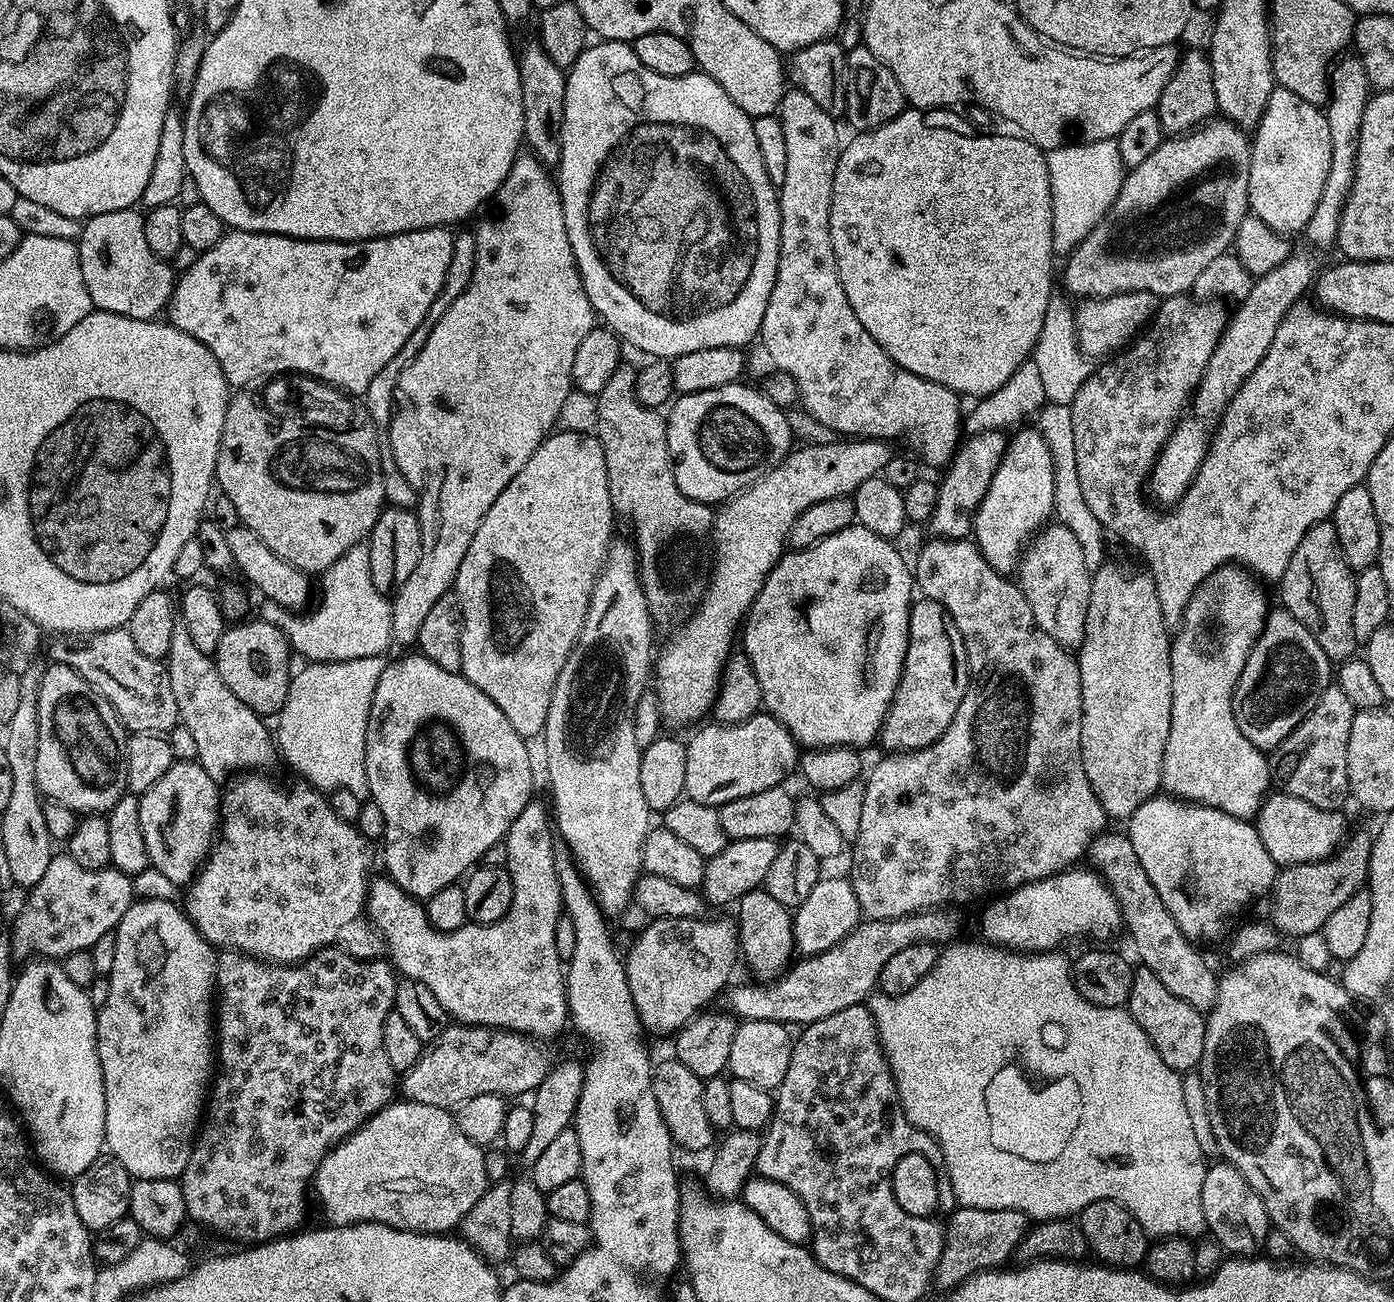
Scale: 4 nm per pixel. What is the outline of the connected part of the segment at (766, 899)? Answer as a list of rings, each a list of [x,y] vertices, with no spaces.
[[[763,887],[750,890],[735,905],[734,923],[738,929],[738,952],[757,972],[759,979],[772,982],[784,975],[793,963],[796,939],[792,929],[793,913],[782,902],[776,901]]]

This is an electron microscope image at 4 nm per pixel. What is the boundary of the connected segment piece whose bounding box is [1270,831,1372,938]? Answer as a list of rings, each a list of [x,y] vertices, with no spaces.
[[[1354,832],[1345,839],[1339,850],[1333,852],[1331,856],[1327,856],[1326,859],[1306,862],[1305,864],[1289,864],[1277,871],[1276,883],[1270,891],[1270,899],[1272,898],[1270,923],[1281,937],[1299,938],[1321,931],[1326,918],[1330,918],[1330,914],[1334,914],[1334,910],[1338,910],[1338,906],[1342,906],[1342,902],[1354,898],[1354,894],[1367,885],[1370,854],[1372,853],[1372,836],[1369,833]]]

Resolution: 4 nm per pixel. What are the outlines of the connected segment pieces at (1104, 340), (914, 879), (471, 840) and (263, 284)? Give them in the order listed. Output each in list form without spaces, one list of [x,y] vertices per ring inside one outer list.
[[[1120,292],[1116,296],[1085,299],[1081,303],[1084,305],[1075,309],[1076,336],[1081,351],[1089,358],[1119,353],[1152,323],[1160,302],[1161,297],[1149,292]]]
[[[932,538],[932,541],[917,554],[916,564],[914,560],[914,584],[918,589],[919,595],[929,600],[937,600],[937,602],[948,611],[950,618],[954,618],[954,626],[958,626],[958,630],[962,634],[964,645],[966,646],[966,654],[968,655],[968,689],[962,698],[962,702],[958,706],[958,714],[954,714],[954,722],[950,722],[950,726],[944,731],[942,738],[938,738],[930,746],[920,748],[916,752],[901,752],[899,754],[885,755],[885,760],[878,761],[873,768],[871,765],[870,771],[867,773],[866,783],[864,784],[866,802],[862,802],[862,823],[858,826],[858,834],[856,835],[854,843],[851,845],[851,848],[853,848],[852,873],[850,873],[850,879],[852,881],[854,894],[858,898],[860,911],[869,920],[897,920],[903,916],[912,916],[916,912],[940,910],[945,906],[960,906],[956,904],[964,904],[967,900],[976,900],[979,896],[986,895],[987,892],[996,892],[992,894],[1000,894],[1005,890],[1020,888],[1024,884],[1029,884],[1035,880],[1044,880],[1048,876],[1057,876],[1058,873],[1073,867],[1073,865],[1079,861],[1076,859],[1078,859],[1079,856],[1083,857],[1085,853],[1087,853],[1089,844],[1109,827],[1110,817],[1104,813],[1102,802],[1098,802],[1098,794],[1094,794],[1094,790],[1090,786],[1090,778],[1086,778],[1086,770],[1084,769],[1084,763],[1082,762],[1082,678],[1080,677],[1080,665],[1077,657],[1073,655],[1069,649],[1062,647],[1058,642],[1054,642],[1054,638],[1050,638],[1050,634],[1046,634],[1038,625],[1036,625],[1034,622],[1034,614],[1030,610],[1030,606],[1024,597],[1024,591],[1020,589],[1019,583],[1012,581],[1011,584],[1008,580],[1011,579],[1009,579],[1005,573],[994,570],[994,566],[990,566],[990,562],[986,562],[986,558],[981,554],[979,548],[977,548],[975,543],[968,538],[962,540]]]
[[[422,654],[416,656],[404,656],[401,660],[388,660],[386,670],[382,670],[382,678],[378,678],[378,686],[374,690],[374,702],[370,706],[370,718],[366,726],[366,750],[364,761],[366,762],[366,782],[368,783],[368,796],[382,810],[382,818],[386,818],[386,830],[382,847],[384,847],[384,868],[387,879],[392,880],[406,894],[410,894],[415,900],[426,902],[438,890],[457,883],[469,870],[477,867],[480,860],[496,843],[503,841],[508,835],[510,826],[518,814],[528,805],[532,792],[532,756],[528,753],[525,737],[519,736],[510,726],[506,714],[478,690],[460,672],[447,672],[442,666],[434,666]]]
[[[444,226],[438,228],[419,228],[416,232],[400,232],[396,236],[380,236],[376,240],[353,240],[351,242],[347,240],[296,240],[292,236],[279,236],[273,232],[242,232],[239,230],[228,230],[225,231],[222,239],[214,246],[210,246],[205,252],[199,253],[196,260],[189,268],[183,269],[182,275],[177,279],[176,288],[172,291],[172,299],[166,309],[166,316],[175,328],[182,330],[186,334],[190,334],[194,338],[198,338],[198,342],[202,342],[206,345],[210,350],[210,354],[214,354],[218,366],[222,366],[222,374],[228,379],[229,385],[231,385],[233,389],[244,390],[252,386],[248,384],[254,383],[253,385],[255,385],[265,378],[276,378],[285,372],[295,372],[306,376],[317,376],[323,383],[342,392],[362,394],[366,390],[366,386],[370,386],[370,382],[374,379],[374,374],[378,374],[378,370],[382,370],[382,366],[386,366],[386,362],[390,362],[390,358],[394,358],[394,354],[398,354],[398,350],[402,350],[403,344],[410,339],[410,334],[414,334],[414,330],[418,330],[418,325],[422,323],[422,318],[426,318],[426,310],[430,310],[430,302],[434,302],[434,298],[438,298],[438,290],[442,290],[442,282],[446,282],[446,270],[450,267],[452,238],[453,233]]]

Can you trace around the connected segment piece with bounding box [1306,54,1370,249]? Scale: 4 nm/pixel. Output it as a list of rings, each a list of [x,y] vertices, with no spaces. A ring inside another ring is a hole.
[[[1348,55],[1337,59],[1330,69],[1330,99],[1326,105],[1326,115],[1330,126],[1332,161],[1330,174],[1326,174],[1326,186],[1322,186],[1322,198],[1318,198],[1318,206],[1314,206],[1314,214],[1310,214],[1306,229],[1306,237],[1316,248],[1331,249],[1336,243],[1344,203],[1348,200],[1354,182],[1358,134],[1370,95],[1370,85],[1362,62],[1355,55]]]

